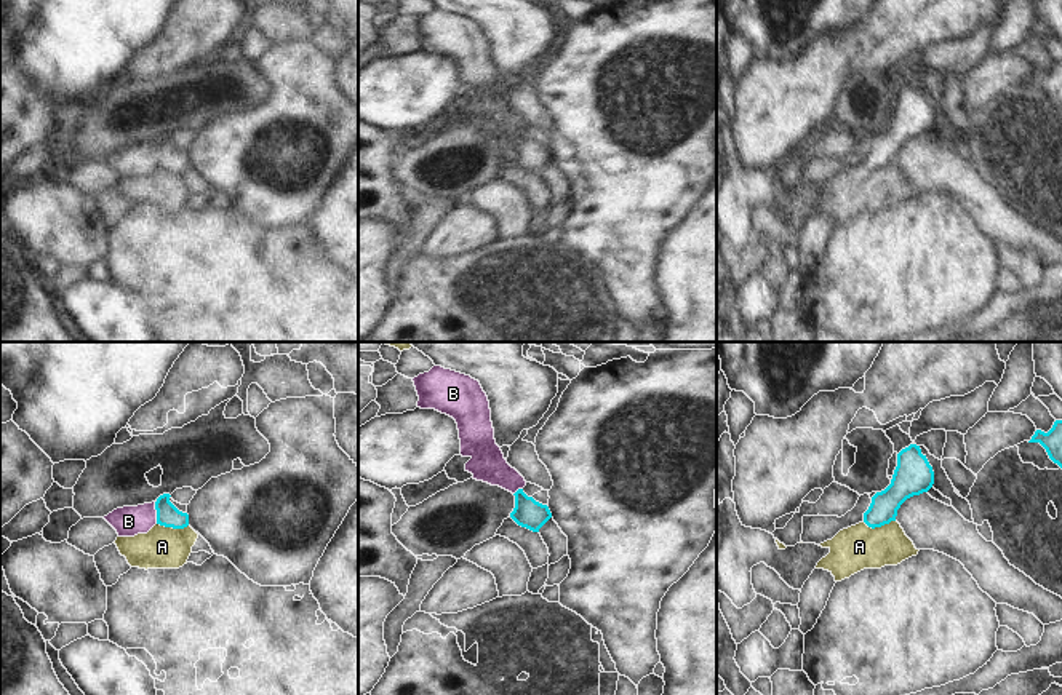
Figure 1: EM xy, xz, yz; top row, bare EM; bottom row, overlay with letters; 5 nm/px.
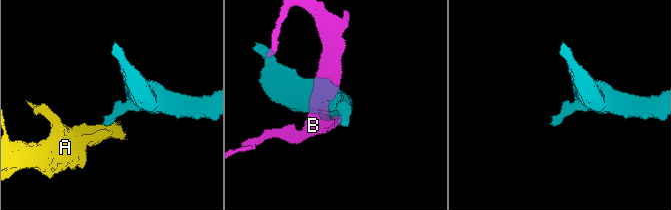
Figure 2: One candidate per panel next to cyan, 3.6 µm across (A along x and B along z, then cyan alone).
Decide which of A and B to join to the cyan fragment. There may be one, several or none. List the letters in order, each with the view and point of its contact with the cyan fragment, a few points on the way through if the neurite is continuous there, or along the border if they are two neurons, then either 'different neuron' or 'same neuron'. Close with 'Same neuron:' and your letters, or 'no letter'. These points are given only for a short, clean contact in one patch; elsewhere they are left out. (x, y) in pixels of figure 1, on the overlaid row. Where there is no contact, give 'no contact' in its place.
A: yz (878, 526) | along yz (894, 520), (874, 528), (862, 521) | different neuron
B: xy (157, 513) | along xy (154, 502), (157, 523) | different neuron
Same neuron: no letter

